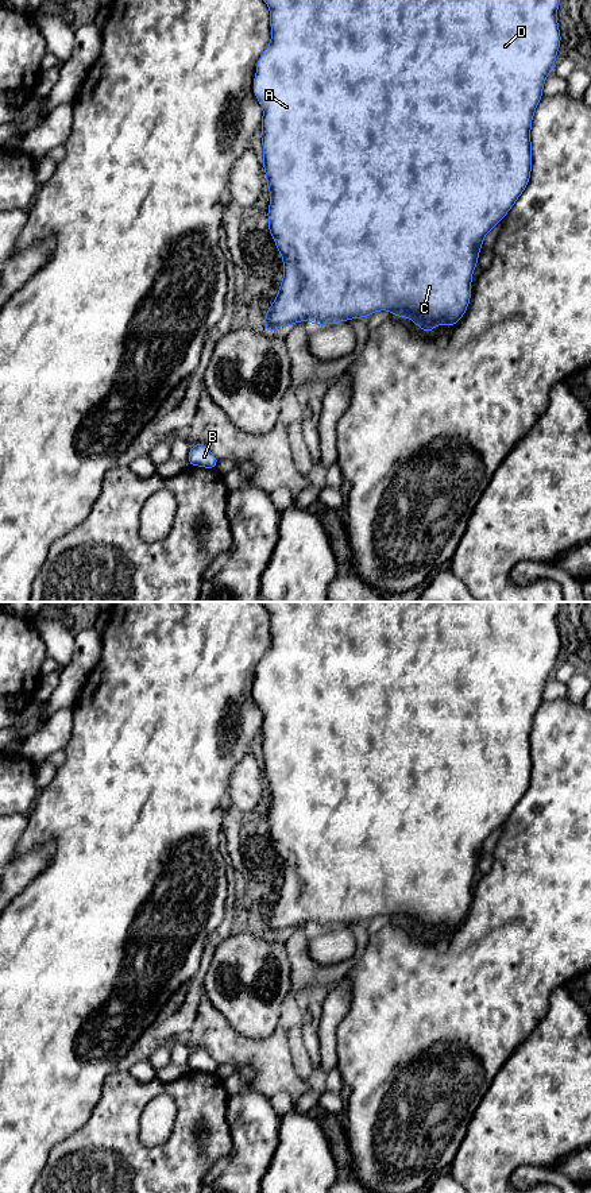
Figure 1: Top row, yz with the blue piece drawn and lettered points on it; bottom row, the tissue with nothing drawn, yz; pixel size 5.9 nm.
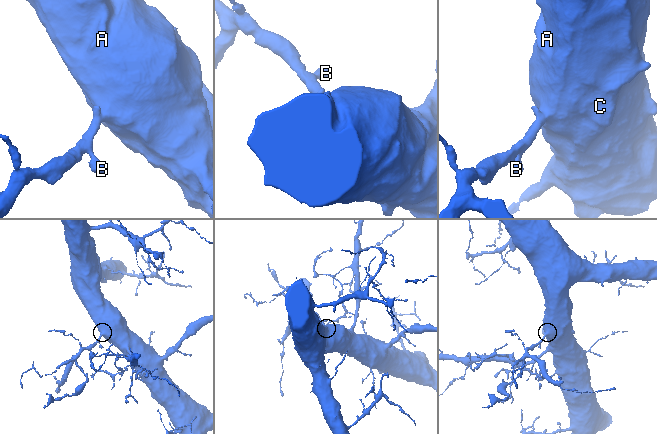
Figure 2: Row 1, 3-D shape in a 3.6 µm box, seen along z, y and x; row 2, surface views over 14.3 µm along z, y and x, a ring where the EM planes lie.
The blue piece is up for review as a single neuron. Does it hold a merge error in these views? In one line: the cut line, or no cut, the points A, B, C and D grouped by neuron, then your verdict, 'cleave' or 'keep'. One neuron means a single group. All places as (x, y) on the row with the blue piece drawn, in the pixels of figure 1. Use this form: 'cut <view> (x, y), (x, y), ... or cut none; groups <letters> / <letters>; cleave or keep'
cut none; groups A B C D; keep

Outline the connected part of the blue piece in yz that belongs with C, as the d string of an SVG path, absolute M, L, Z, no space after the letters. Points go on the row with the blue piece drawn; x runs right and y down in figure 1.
M263 0L270 9L271 40L256 62L256 73L252 89L263 108L260 140L263 146L262 163L270 190L267 211L269 232L282 255L283 279L273 305L264 316L264 329L282 331L300 321L310 321L313 325L327 325L351 318L367 318L378 310L391 312L394 316L410 318L422 331L430 333L436 325L455 327L464 316L471 294L471 281L478 265L479 252L484 236L509 213L511 206L526 189L532 173L532 140L530 130L536 108L542 99L542 88L546 77L555 67L556 54L561 43L561 34L556 13L560 0Z

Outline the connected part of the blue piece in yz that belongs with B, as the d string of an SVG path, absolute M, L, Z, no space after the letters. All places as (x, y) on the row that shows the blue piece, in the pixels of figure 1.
M197 443L193 447L190 447L186 463L189 466L198 466L202 468L216 470L219 457L216 457L204 443Z

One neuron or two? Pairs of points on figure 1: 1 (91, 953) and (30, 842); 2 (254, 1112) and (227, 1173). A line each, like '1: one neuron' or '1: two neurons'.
1: one neuron
2: one neuron

